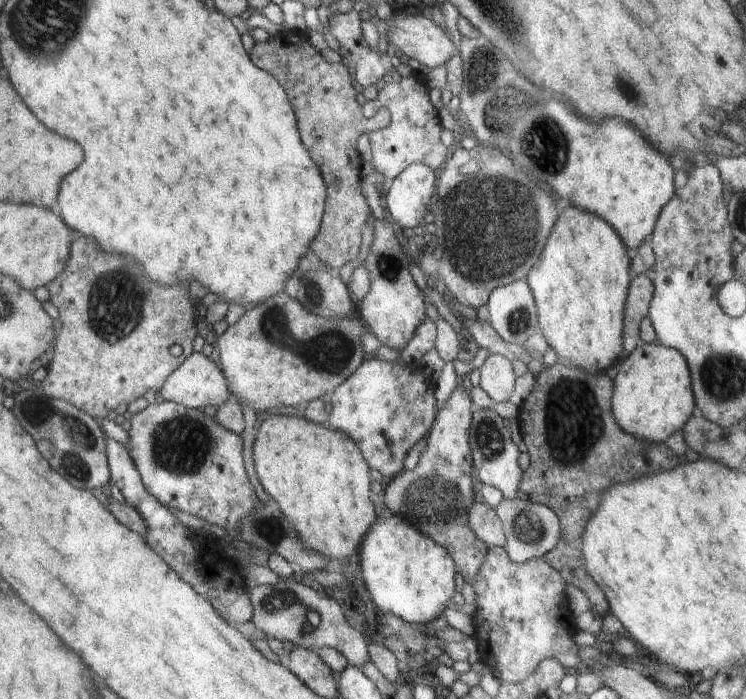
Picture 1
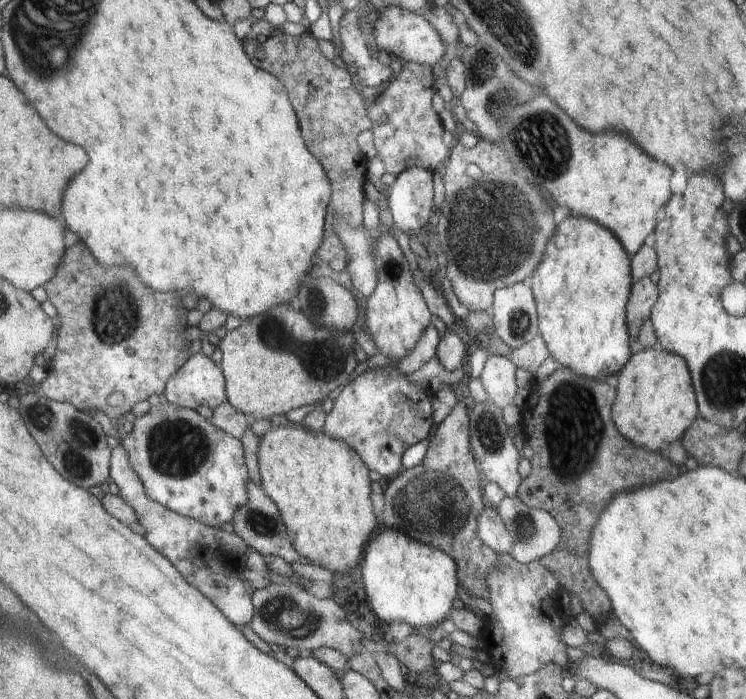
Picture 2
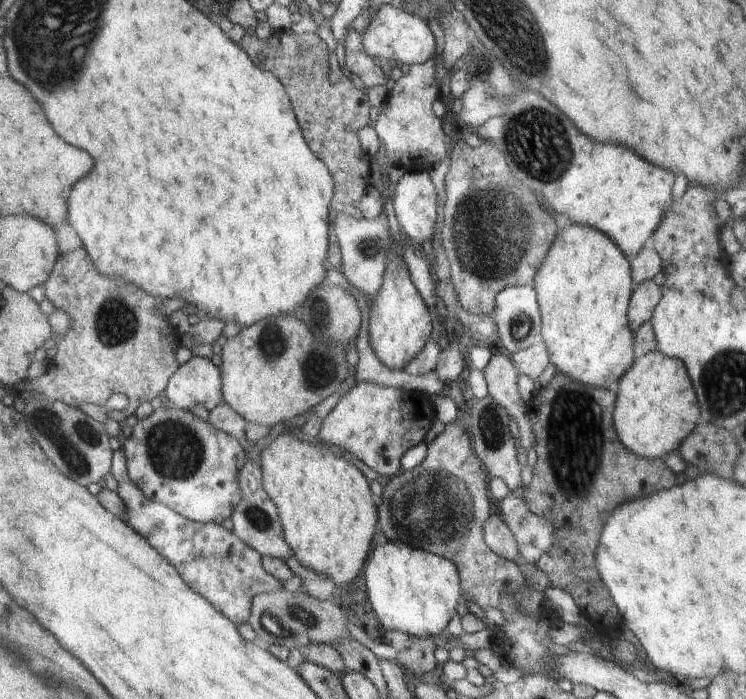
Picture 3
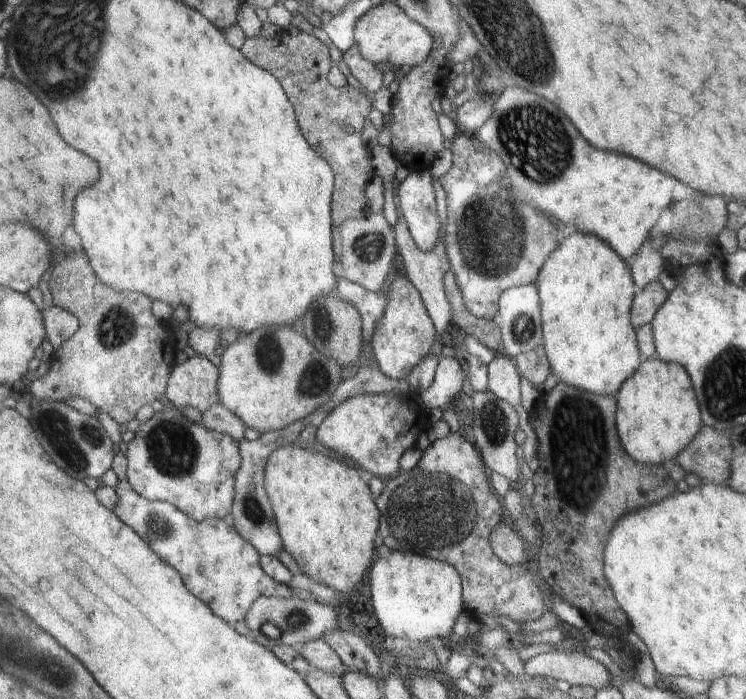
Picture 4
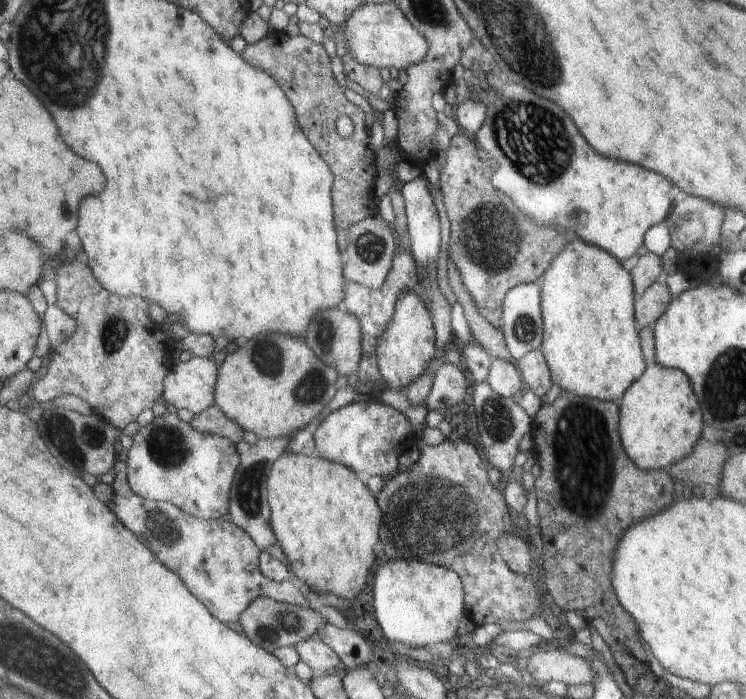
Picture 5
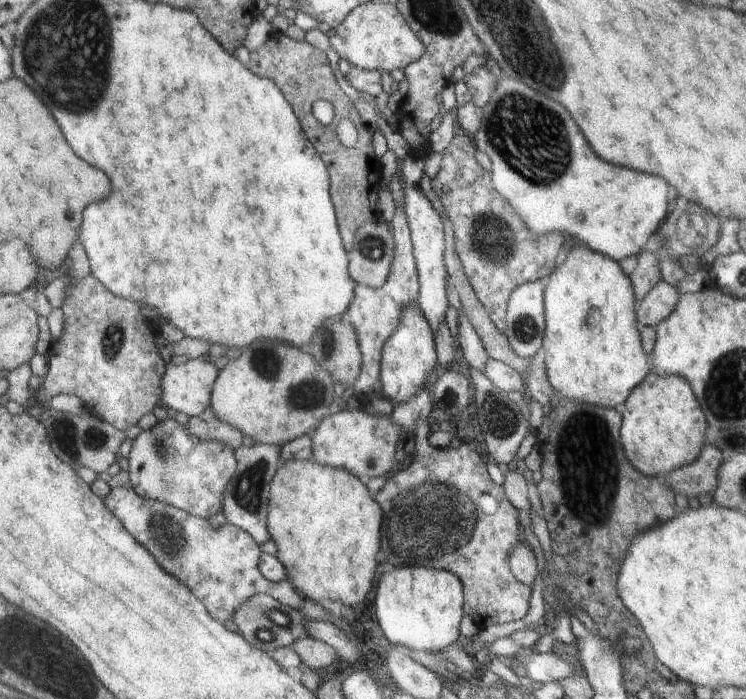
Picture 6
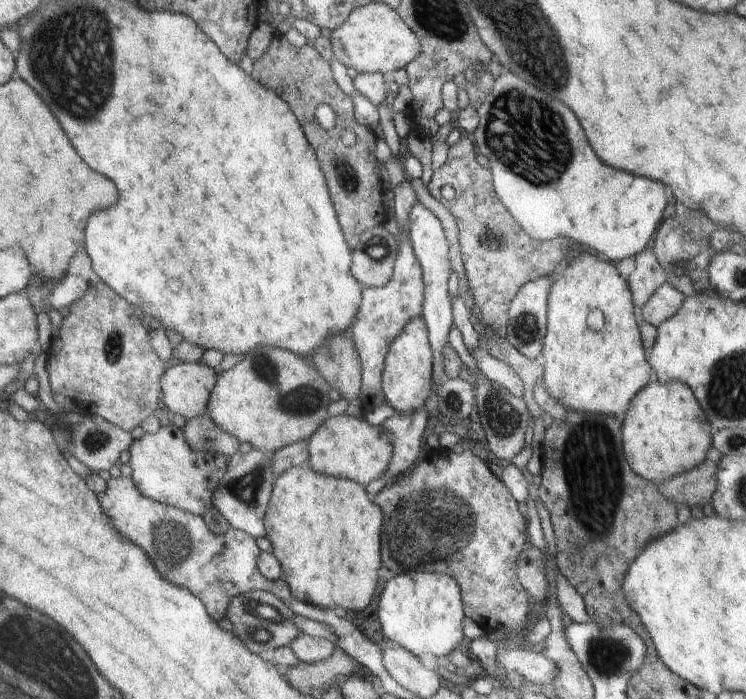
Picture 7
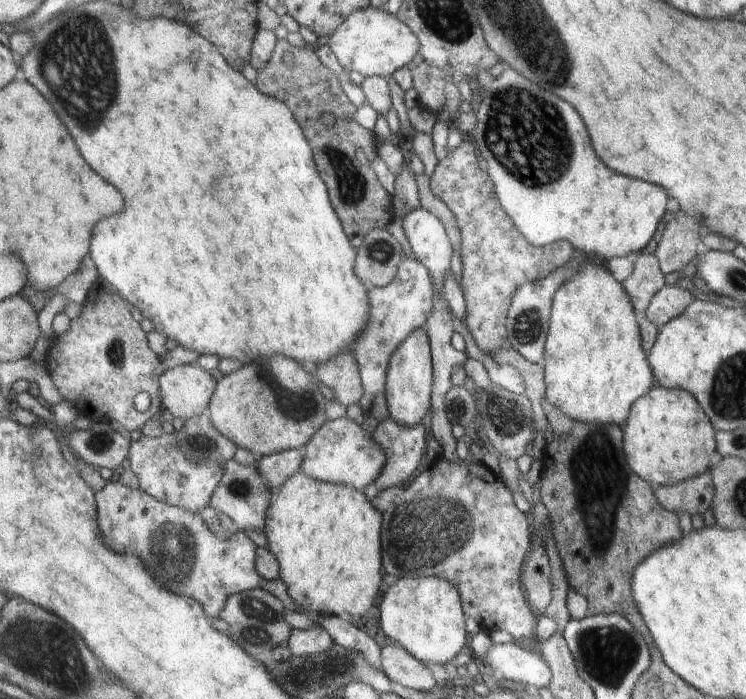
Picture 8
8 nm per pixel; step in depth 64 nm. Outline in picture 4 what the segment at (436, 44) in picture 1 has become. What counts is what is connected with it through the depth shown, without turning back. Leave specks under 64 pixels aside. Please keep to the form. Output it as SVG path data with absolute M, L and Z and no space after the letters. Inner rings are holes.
M384 2L379 5L371 5L368 12L356 22L354 26L354 42L362 54L364 60L372 62L372 64L384 63L388 66L409 69L424 63L429 58L430 52L433 50L435 42L433 36L418 22L410 20L406 16L405 11L394 2Z

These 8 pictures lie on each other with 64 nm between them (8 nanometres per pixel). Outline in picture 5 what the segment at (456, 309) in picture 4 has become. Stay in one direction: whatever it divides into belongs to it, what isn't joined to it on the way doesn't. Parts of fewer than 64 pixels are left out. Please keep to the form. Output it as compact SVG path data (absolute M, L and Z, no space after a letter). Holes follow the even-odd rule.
M448 248L447 256L446 270L448 284L450 284L450 288L452 288L454 296L456 296L457 303L464 309L464 316L466 317L466 322L472 336L474 336L475 340L492 359L502 359L516 365L515 359L508 352L508 348L506 348L504 334L502 334L501 329L490 324L484 316L478 314L478 308L476 308L472 296L468 294L468 290L464 288L460 272L458 272L454 260L450 258Z

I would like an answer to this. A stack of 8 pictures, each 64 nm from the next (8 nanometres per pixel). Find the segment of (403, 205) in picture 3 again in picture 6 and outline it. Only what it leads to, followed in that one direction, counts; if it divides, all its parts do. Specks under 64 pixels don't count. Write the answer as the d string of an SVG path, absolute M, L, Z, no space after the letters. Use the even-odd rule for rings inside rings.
M405 185L404 190L404 212L408 218L408 226L413 244L413 254L416 260L416 268L419 280L418 308L422 314L429 320L430 328L434 330L438 338L440 324L446 322L448 310L448 300L446 300L446 284L444 284L444 230L442 230L442 220L438 212L432 208L426 195L422 193L421 188L414 185Z

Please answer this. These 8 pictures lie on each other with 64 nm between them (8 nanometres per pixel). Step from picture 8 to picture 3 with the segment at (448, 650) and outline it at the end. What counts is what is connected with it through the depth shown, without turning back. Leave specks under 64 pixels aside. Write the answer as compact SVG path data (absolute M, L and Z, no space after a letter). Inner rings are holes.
M386 540L370 552L364 578L368 600L385 630L404 632L416 638L447 638L442 630L454 616L460 596L458 572L453 561Z

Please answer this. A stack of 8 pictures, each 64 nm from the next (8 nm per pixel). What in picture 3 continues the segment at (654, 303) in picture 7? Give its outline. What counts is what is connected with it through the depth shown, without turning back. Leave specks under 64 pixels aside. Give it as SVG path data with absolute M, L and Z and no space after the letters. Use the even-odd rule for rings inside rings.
M646 280L638 284L630 300L629 326L634 332L651 320L656 304L662 298L662 288L654 280Z

